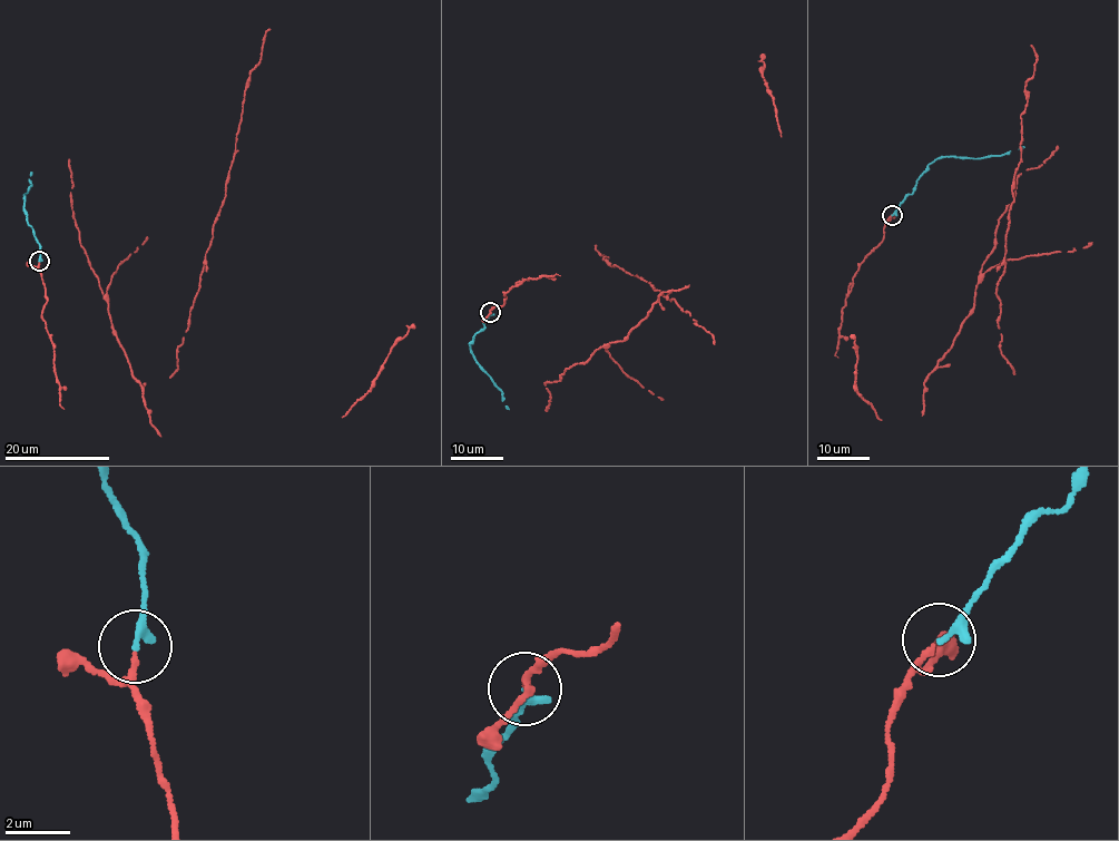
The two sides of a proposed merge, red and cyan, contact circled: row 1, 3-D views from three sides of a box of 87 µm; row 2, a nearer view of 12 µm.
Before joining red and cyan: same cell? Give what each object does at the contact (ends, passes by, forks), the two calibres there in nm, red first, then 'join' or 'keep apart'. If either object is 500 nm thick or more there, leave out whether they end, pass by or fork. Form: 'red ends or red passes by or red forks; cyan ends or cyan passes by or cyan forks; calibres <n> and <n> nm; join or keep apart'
red passes by; cyan ends; calibres 110 and 260 nm; join

